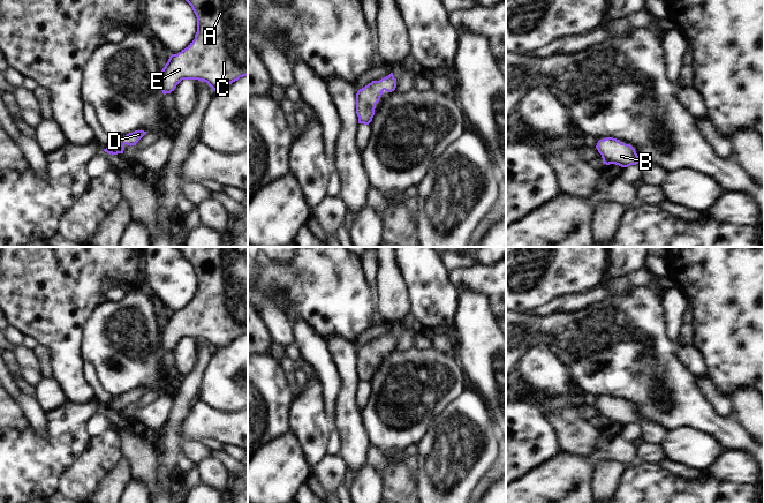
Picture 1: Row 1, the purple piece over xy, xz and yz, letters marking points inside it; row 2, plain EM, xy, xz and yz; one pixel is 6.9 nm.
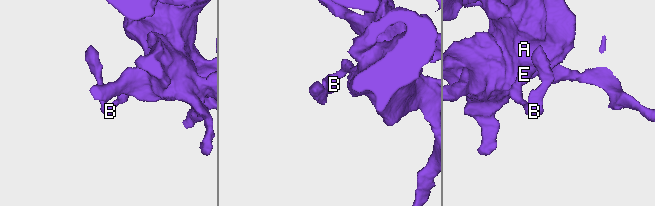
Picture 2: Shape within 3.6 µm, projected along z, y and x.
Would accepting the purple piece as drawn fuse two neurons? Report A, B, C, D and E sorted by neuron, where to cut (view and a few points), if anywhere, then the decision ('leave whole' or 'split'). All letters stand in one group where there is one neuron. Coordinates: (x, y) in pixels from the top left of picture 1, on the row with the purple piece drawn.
A B C D E; no cut; leave whole

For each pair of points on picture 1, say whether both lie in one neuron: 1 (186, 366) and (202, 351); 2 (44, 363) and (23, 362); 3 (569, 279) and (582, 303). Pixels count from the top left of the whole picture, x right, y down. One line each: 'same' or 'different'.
1: different
2: different
3: different

